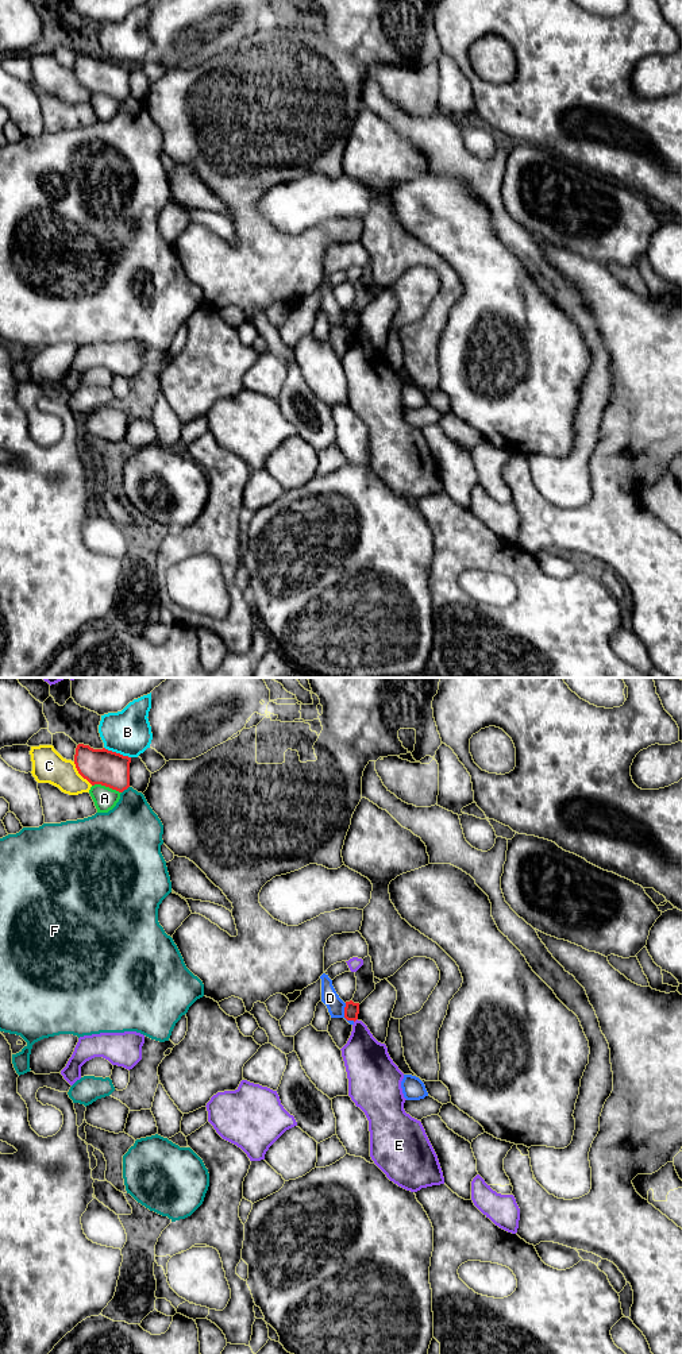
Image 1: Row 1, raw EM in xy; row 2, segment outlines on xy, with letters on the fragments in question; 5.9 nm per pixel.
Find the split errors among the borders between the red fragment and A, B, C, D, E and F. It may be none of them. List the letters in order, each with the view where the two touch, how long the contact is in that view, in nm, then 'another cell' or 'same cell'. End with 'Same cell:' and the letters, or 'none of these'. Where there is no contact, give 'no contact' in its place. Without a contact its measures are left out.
A: xy | 180 nm | another cell
B: xy | 170 nm | another cell
C: xy | 180 nm | another cell
D: xy | 130 nm | another cell
E: xy | 40 nm | another cell
F: xy | 60 nm | another cell
Same cell: none of these

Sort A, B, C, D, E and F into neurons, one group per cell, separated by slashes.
A / B / C / D / E / F

